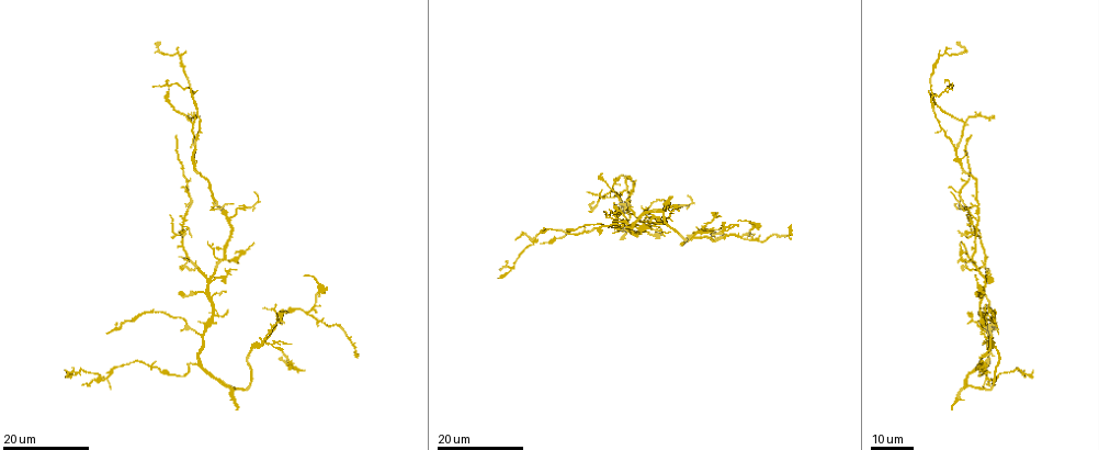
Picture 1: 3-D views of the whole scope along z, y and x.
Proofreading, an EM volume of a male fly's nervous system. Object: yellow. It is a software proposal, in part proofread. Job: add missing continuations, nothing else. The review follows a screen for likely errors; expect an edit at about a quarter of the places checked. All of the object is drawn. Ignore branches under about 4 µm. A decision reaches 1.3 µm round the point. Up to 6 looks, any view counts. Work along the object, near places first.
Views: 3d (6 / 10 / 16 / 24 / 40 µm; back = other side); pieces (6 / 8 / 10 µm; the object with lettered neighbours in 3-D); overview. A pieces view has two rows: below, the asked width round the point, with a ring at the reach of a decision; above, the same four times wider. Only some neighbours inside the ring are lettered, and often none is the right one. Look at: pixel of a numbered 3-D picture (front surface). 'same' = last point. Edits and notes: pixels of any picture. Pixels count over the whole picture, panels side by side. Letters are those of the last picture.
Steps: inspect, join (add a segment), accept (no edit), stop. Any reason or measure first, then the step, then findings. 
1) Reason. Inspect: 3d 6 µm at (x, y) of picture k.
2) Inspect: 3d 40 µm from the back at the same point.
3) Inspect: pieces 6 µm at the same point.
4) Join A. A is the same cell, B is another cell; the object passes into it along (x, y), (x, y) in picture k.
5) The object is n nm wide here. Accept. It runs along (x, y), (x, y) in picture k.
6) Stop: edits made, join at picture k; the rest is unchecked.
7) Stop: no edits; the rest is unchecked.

Free end. Inspect: 3d 24 µm at (109, 332) of picture 1.

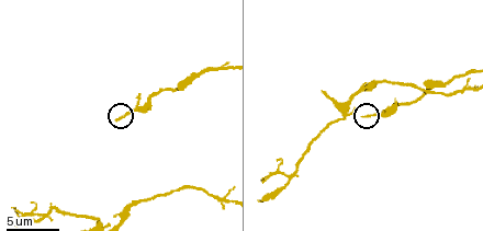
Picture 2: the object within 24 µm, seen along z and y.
Zoom in. Inspect: 3d 6 µm at (363, 117) of picture 2.

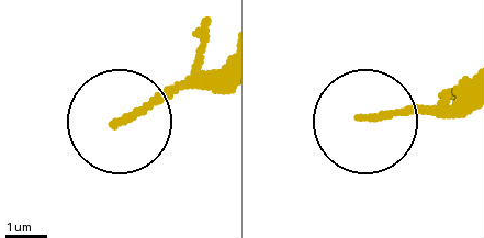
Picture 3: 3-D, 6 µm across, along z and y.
See the neighbours. Inspect: pieces 10 µm at (114, 123) of picture 3.

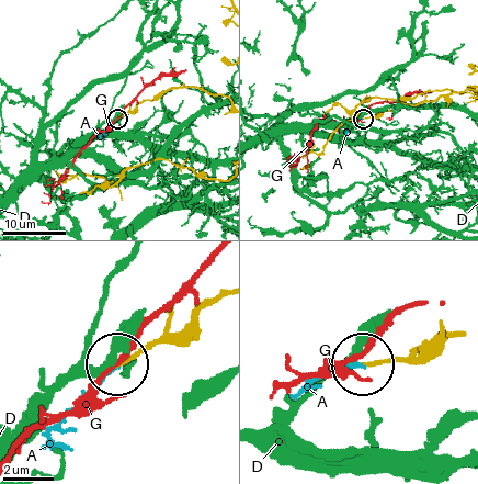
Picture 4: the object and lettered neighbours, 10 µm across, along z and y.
Join A. A is the same cell, D and G are other cells; the object passes into it along (424, 352), (351, 366), (319, 375), (303, 391) in picture 4; the cell continues.

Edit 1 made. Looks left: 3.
Branch stops here. Inspect: 3d 24 µm at (236, 409) of picture 1.

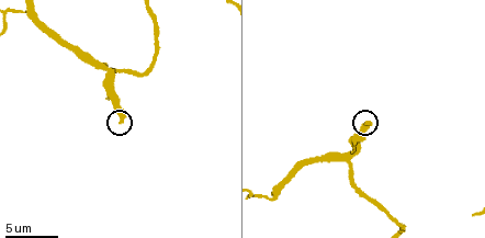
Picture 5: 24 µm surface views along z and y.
Inspect: pieces 8 µm at (122, 122) of picture 5.

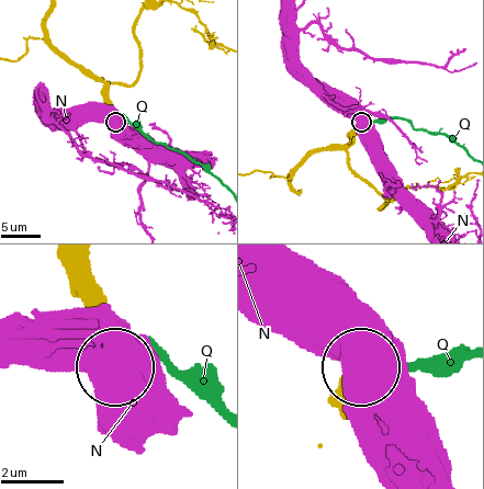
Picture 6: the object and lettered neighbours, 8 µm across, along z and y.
Accept. N and Q are other cells; none of them fits.

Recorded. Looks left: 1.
Stop: edits made, join at picture 4; the rest is unchecked.

